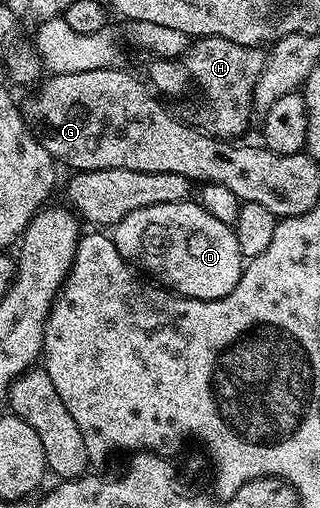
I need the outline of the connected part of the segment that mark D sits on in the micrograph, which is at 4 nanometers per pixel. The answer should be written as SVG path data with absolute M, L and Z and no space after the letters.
M192 199L135 210L119 221L112 229L111 235L113 245L117 247L124 260L128 260L130 265L136 266L142 273L150 272L158 280L154 280L158 285L164 286L176 295L185 296L188 300L223 298L231 294L231 290L235 290L241 277L243 257L232 227L207 214L205 207Z

